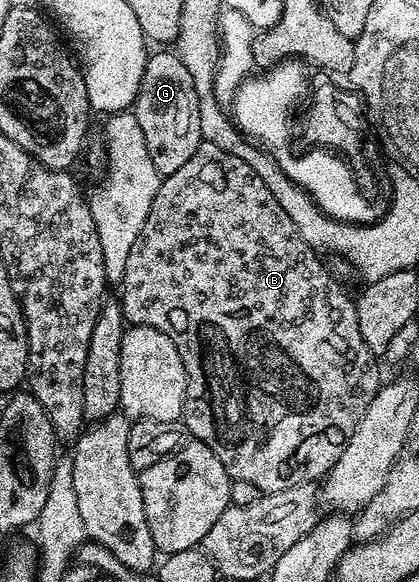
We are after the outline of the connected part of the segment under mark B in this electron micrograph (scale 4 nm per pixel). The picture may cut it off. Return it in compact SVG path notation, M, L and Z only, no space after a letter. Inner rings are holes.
M202 142L198 150L194 150L190 162L174 170L174 174L163 177L158 194L154 194L154 202L150 202L150 212L142 222L142 230L137 234L134 246L130 246L124 279L118 284L118 299L129 325L141 324L162 330L162 334L174 342L186 374L182 424L186 432L188 427L187 435L193 440L201 440L222 462L232 480L251 482L258 486L261 494L267 494L327 477L354 434L360 415L366 406L370 406L376 391L382 386L382 379L376 369L377 357L368 349L362 332L358 330L353 297L348 297L332 281L323 262L316 257L319 256L317 249L306 243L302 234L298 234L294 222L290 222L288 208L280 205L279 198L268 189L267 182L256 170L253 165L242 162L242 158L234 158L234 154L222 150L218 145Z

